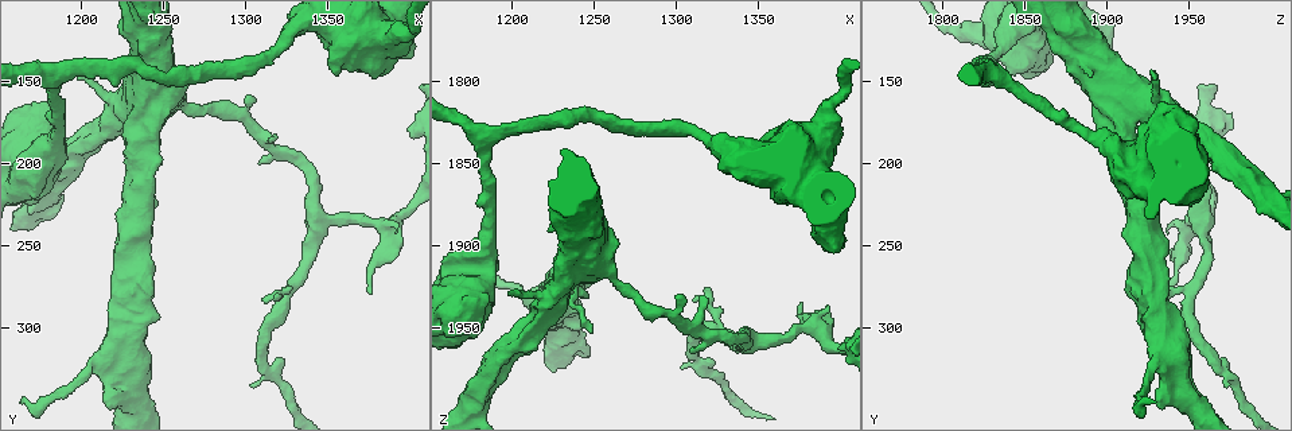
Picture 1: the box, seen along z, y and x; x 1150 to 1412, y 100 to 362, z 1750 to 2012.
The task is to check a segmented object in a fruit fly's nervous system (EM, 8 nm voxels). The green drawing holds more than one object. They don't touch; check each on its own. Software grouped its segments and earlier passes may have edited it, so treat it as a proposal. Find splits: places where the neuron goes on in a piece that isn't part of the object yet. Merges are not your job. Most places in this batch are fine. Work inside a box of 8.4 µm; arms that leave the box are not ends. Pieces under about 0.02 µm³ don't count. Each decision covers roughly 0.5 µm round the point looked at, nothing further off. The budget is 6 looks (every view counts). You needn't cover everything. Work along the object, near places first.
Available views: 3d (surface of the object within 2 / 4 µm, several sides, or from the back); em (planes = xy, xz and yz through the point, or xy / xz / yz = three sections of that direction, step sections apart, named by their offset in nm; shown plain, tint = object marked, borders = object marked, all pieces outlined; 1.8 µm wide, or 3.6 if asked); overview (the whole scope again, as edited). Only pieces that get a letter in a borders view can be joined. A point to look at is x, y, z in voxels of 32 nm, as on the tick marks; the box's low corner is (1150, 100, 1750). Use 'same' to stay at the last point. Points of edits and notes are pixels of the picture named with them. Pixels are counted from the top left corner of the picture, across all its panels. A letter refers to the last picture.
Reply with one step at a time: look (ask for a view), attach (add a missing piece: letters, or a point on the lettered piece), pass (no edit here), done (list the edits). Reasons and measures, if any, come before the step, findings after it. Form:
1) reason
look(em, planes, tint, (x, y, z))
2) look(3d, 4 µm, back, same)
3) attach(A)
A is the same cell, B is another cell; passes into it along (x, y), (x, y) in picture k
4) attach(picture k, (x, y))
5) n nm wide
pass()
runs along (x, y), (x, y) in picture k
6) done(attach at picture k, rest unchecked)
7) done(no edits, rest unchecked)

look(em, planes, borders, (1376, 280, 1934))

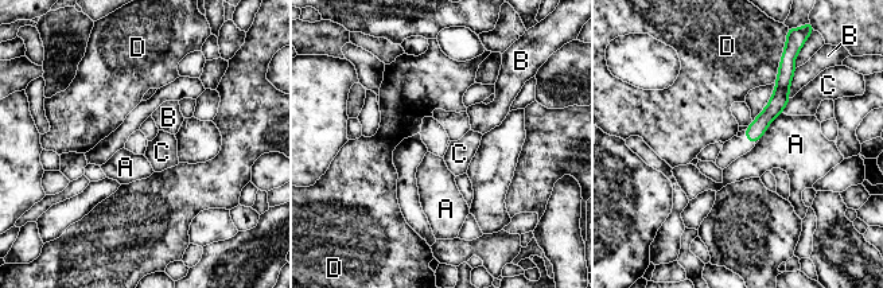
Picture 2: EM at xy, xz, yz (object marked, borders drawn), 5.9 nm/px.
pass()
A, B, C and D are other cells; border along (790, 98), (782, 112) in picture 2; no lettered piece goes on from it

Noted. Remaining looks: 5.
an open end
look(em, 3.6 µm, xz, step 16, tint, (1312, 286, 1932))

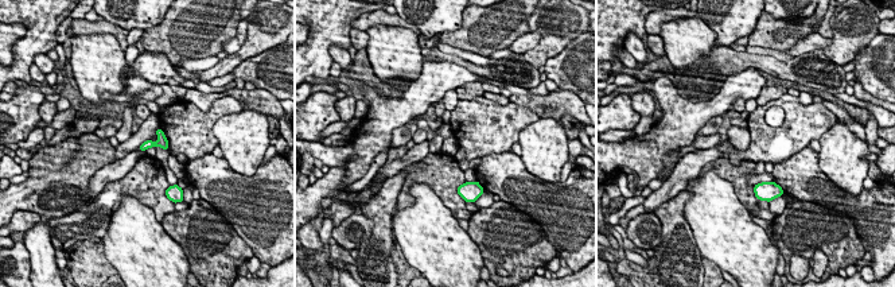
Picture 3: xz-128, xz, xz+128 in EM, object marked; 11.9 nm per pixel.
look(em, 3.6 µm, planes, borders, same)

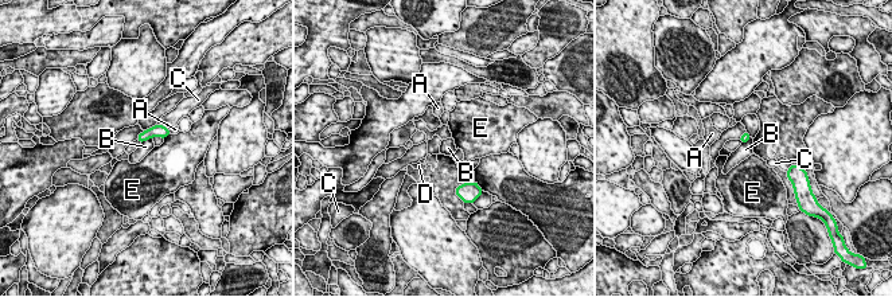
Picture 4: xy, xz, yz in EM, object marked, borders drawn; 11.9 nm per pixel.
pass()
A, B, C, D and E are other cells; border along (152, 137), (141, 143) in picture 4; none of them fits

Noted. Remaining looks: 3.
stops while still wide
look(em, planes, borders, (1224, 146, 1890))

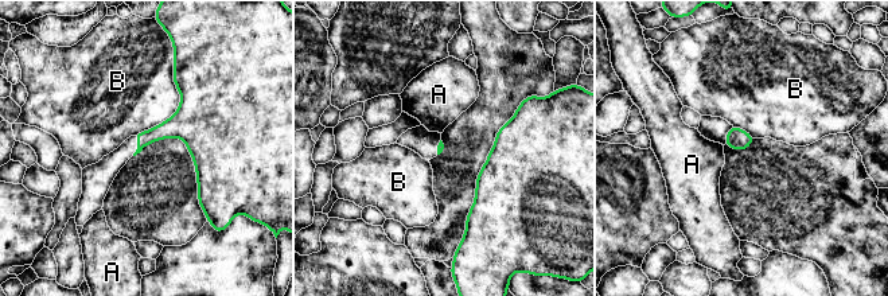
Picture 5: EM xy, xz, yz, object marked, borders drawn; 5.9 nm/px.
B touches over 500 nm
pass()
A and B are other cells; no lettered piece goes on from it

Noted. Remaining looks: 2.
done(no edits, rest unchecked)

